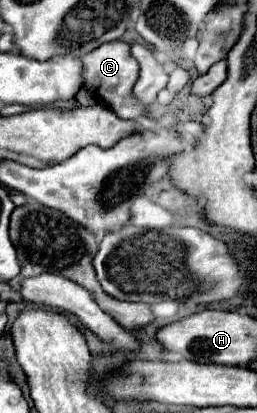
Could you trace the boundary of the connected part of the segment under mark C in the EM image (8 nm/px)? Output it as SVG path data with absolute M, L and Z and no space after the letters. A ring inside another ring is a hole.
M112 41L96 47L96 51L82 57L82 77L84 87L94 95L94 99L104 99L104 103L120 117L120 119L140 119L148 117L148 107L136 101L132 87L138 81L139 64L132 53L130 45L124 41Z

